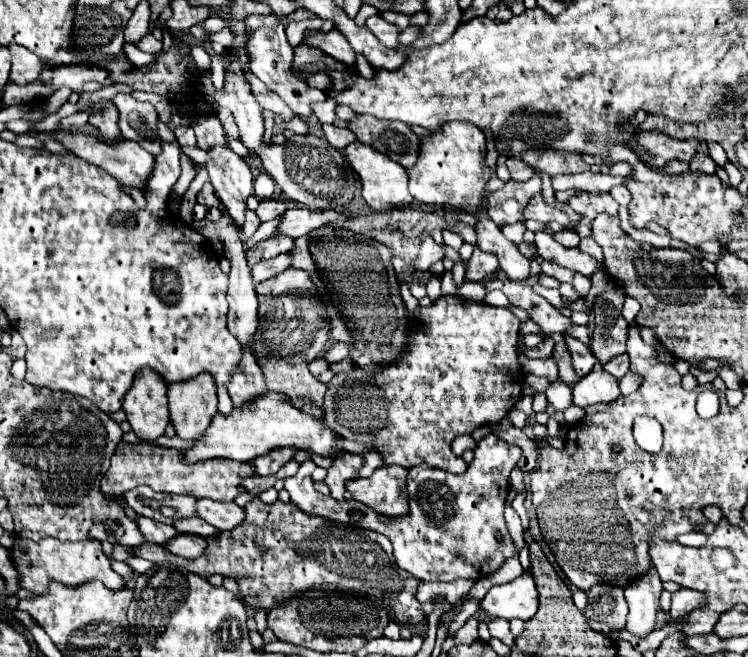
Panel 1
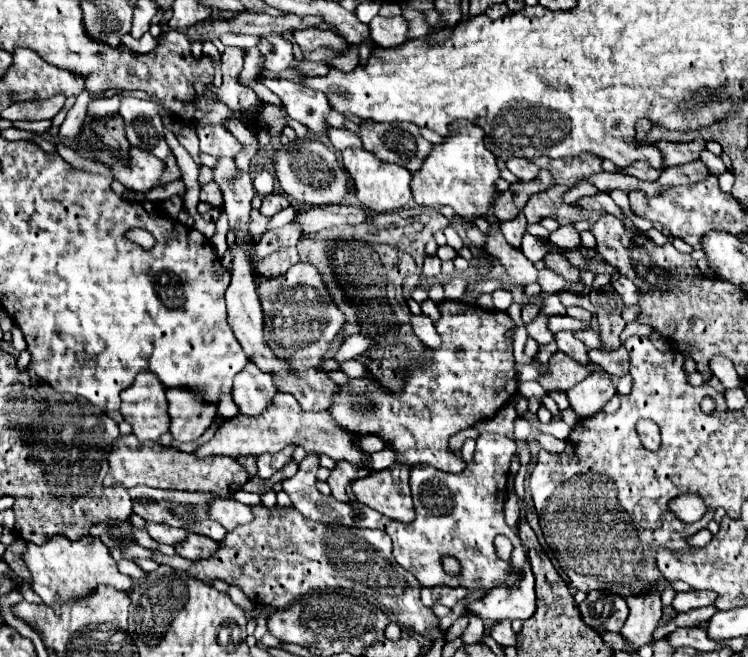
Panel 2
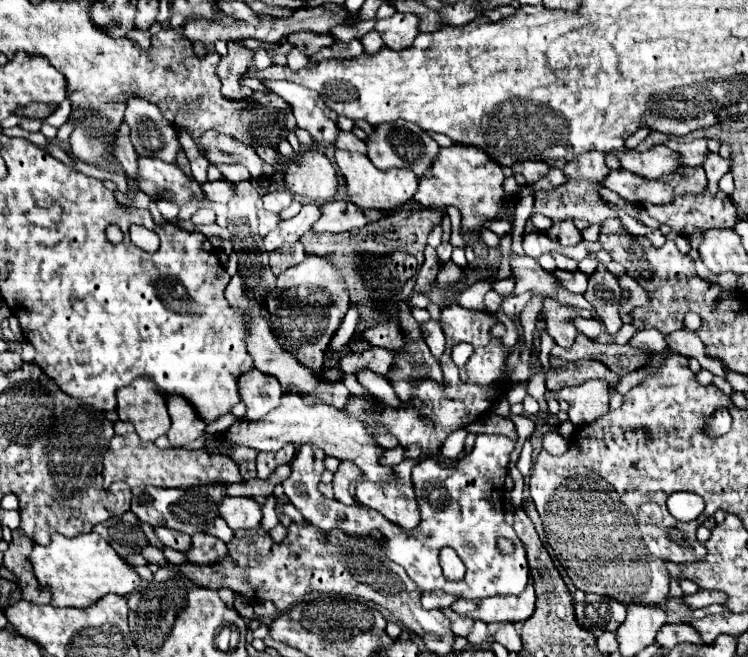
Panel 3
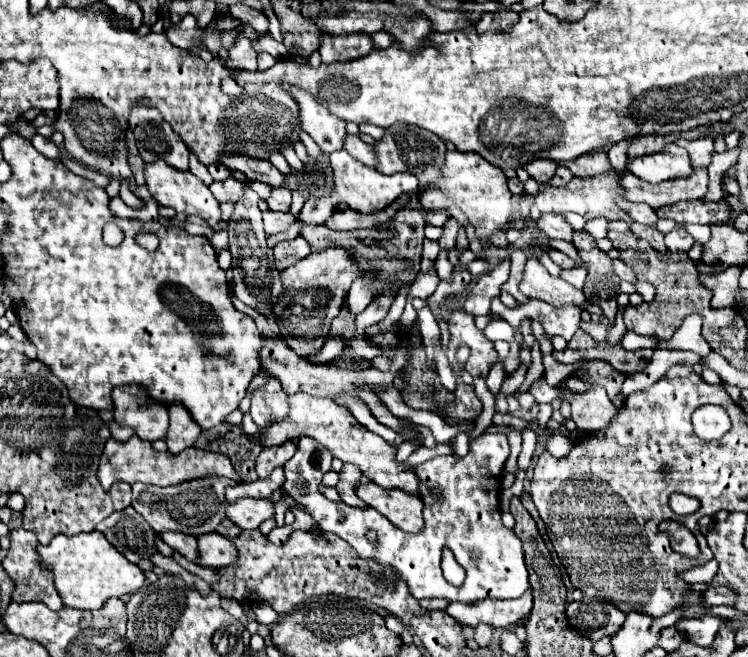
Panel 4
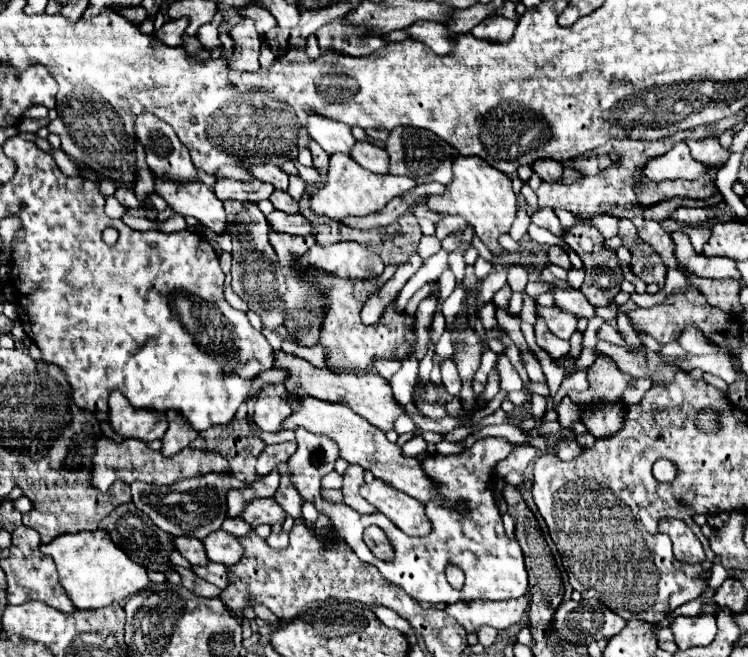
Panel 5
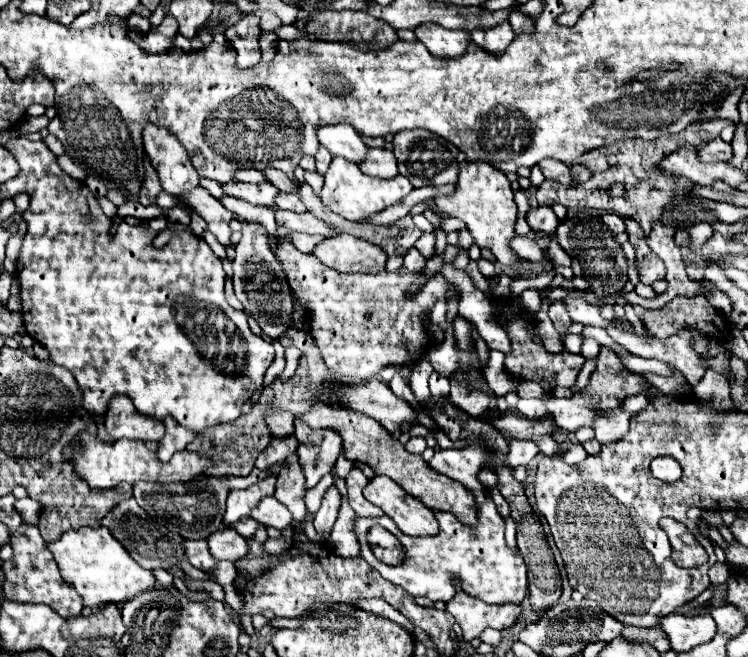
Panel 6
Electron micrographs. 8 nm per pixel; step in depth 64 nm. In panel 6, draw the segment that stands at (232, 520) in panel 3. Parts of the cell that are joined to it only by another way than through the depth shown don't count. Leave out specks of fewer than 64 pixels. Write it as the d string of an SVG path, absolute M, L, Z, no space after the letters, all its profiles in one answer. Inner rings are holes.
M274 496L264 498L252 510L252 516L250 518L258 520L264 526L274 526L278 530L284 530L286 526L292 526L292 512L282 502L278 502Z

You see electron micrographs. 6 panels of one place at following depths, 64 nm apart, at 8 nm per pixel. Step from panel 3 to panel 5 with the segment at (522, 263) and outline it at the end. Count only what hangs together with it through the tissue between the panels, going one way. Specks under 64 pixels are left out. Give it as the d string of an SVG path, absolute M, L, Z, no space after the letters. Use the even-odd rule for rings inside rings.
M530 274L530 278L528 278L528 284L526 284L526 294L528 296L532 296L532 298L538 298L542 292L546 292L550 288L550 284L542 284L540 280L538 280L538 276L536 274ZM556 288L556 294L554 294L554 302L556 306L560 306L564 312L572 312L576 314L576 318L594 318L596 312L594 312L594 306L584 298L584 294L580 290L562 290L562 288Z

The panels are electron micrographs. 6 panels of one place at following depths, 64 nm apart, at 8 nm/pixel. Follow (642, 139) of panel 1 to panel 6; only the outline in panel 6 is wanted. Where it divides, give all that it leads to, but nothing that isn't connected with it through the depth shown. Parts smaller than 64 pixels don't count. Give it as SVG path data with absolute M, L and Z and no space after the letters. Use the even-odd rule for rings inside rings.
M714 138L712 142L698 148L698 156L704 162L730 162L732 160L732 148L722 138Z

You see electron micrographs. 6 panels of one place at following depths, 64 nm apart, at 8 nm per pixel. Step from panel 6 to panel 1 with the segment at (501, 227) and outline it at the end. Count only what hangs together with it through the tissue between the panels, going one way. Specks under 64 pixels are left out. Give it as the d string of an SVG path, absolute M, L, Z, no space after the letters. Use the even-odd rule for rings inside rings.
M448 122L442 132L424 140L424 152L420 160L408 170L410 194L418 202L435 206L452 206L464 212L478 212L486 200L486 184L492 178L492 170L486 164L486 136L470 122Z

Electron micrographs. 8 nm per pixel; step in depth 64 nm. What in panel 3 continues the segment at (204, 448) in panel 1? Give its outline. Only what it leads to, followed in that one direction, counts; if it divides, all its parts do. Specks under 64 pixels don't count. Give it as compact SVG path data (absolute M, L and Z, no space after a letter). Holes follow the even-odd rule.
M286 392L280 408L276 408L276 412L268 412L268 416L264 416L262 420L254 422L254 420L240 418L238 424L228 428L228 444L244 444L244 446L256 448L260 452L276 452L288 442L296 444L296 446L316 444L328 456L334 456L338 460L350 460L372 482L398 480L398 476L394 474L392 468L382 466L378 462L380 456L386 452L386 448L382 448L374 440L374 436L370 436L366 432L366 428L362 426L362 422L358 418L354 418L350 412L338 410L338 408L334 408L322 400L318 400L314 404L304 404L304 398L296 392Z

